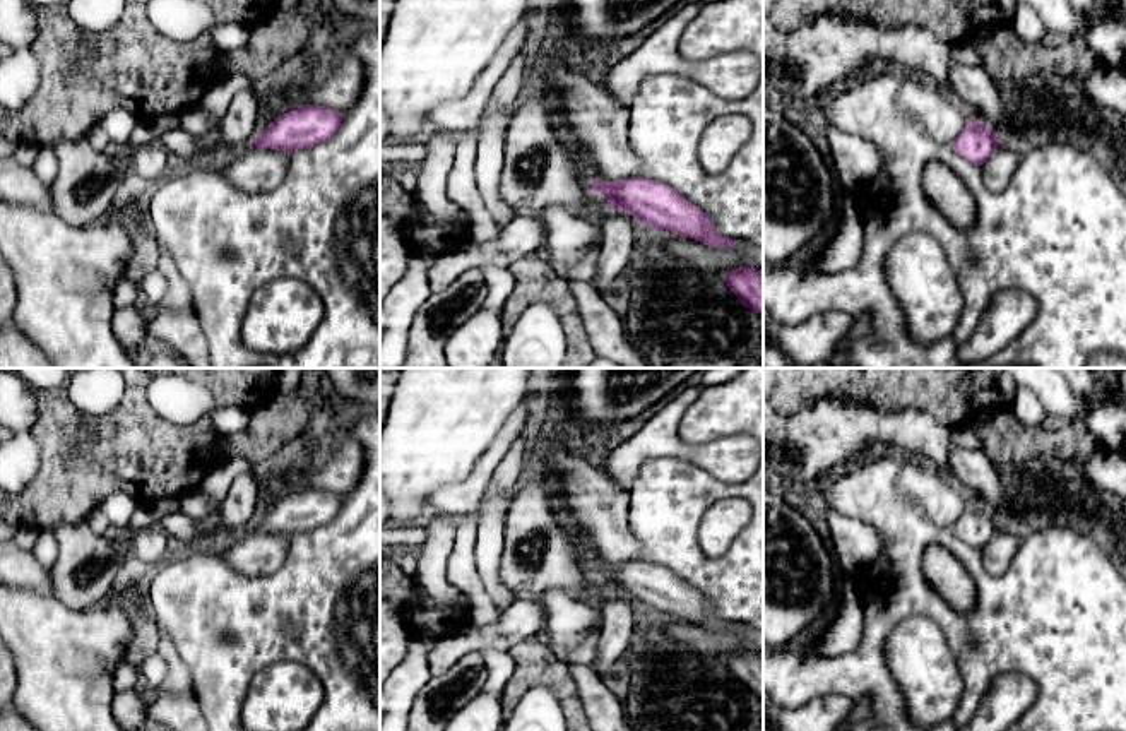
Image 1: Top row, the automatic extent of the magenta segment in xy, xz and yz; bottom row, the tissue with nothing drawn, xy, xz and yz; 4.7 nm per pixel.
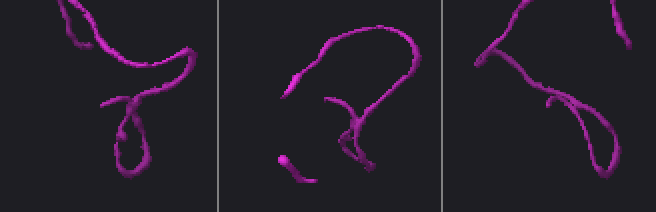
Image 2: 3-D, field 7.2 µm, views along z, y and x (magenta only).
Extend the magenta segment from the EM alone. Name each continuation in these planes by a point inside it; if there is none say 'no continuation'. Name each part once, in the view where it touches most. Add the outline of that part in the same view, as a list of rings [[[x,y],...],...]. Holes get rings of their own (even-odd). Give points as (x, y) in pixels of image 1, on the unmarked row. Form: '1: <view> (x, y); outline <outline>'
no continuation

